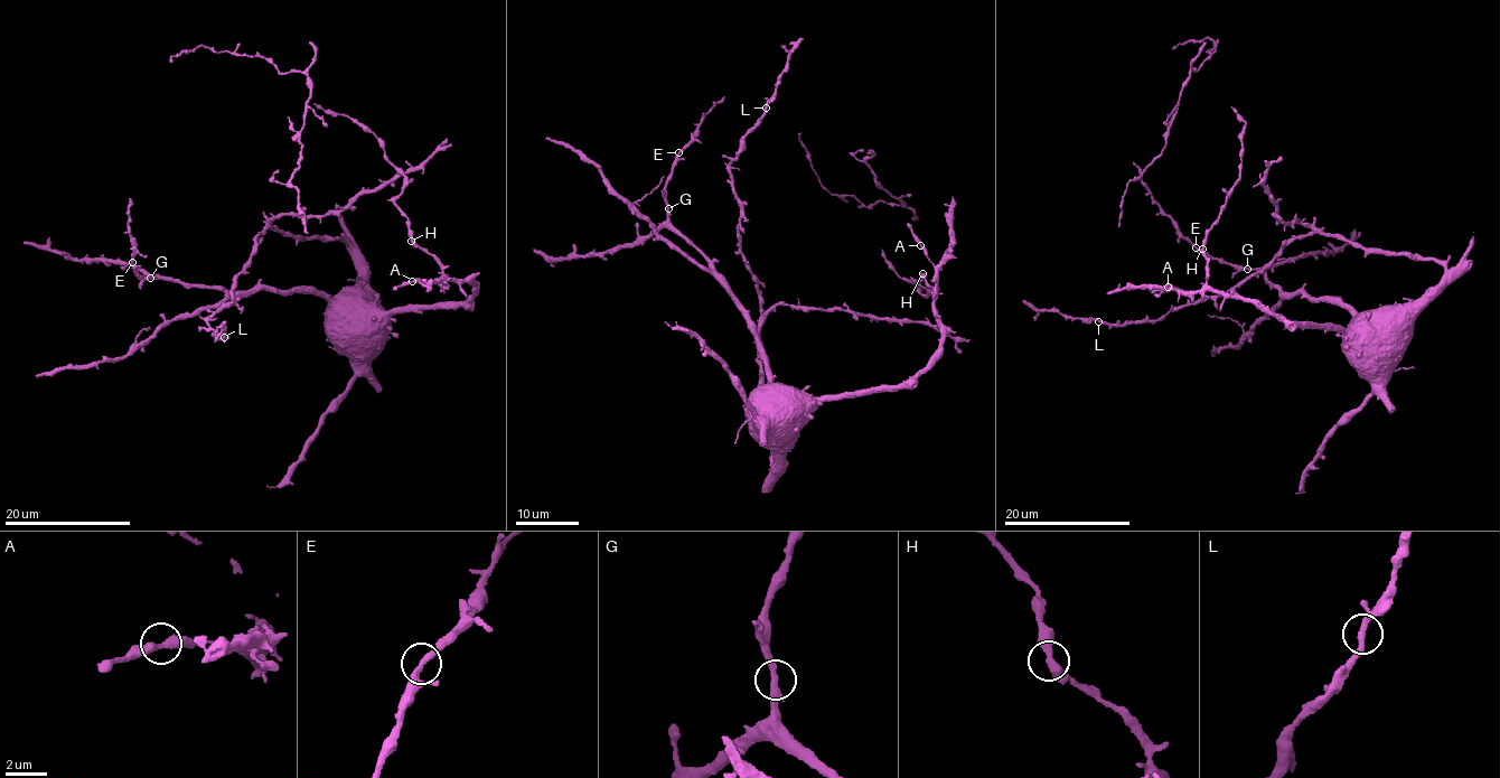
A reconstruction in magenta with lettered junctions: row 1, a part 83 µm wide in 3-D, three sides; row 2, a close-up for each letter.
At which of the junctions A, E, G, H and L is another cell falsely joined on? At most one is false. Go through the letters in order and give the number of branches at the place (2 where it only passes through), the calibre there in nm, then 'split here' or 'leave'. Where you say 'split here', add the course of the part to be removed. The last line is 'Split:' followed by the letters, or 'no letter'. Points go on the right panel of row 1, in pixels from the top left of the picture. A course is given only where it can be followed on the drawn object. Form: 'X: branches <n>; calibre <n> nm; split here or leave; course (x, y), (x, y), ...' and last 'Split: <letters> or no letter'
A: branches 2; calibre 360 nm; leave
E: branches 2; calibre 320 nm; leave
G: branches 2; calibre 340 nm; leave
H: branches 2; calibre 360 nm; leave
L: branches 2; calibre 280 nm; leave
Split: no letter

